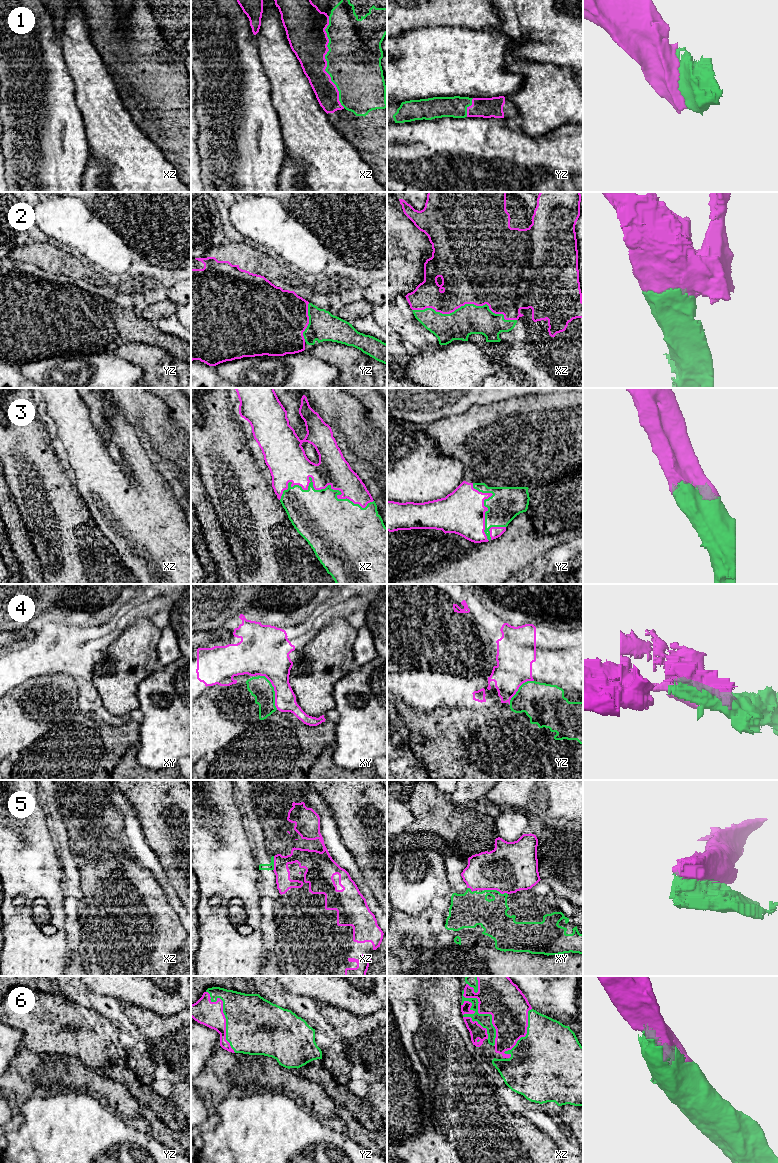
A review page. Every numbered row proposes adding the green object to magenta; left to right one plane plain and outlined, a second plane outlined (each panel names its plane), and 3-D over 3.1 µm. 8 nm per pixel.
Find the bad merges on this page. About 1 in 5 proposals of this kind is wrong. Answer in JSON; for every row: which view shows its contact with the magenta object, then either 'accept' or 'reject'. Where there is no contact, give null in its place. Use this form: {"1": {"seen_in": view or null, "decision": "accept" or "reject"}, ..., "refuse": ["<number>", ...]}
{"1": {"seen_in": "xz", "decision": "accept"}, "2": {"seen_in": "xz", "decision": "accept"}, "3": {"seen_in": "xz", "decision": "accept"}, "4": {"seen_in": "xy", "decision": "accept"}, "5": {"seen_in": "xy", "decision": "reject"}, "6": {"seen_in": "xz", "decision": "accept"}, "refuse": ["5"]}

